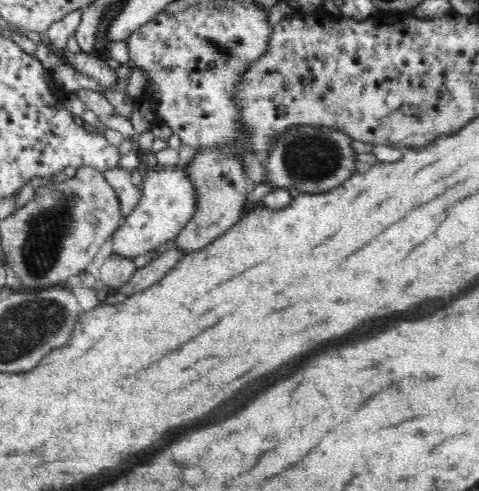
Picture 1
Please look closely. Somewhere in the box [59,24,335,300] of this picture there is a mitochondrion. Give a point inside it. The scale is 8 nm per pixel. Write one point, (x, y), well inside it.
(225, 53)

